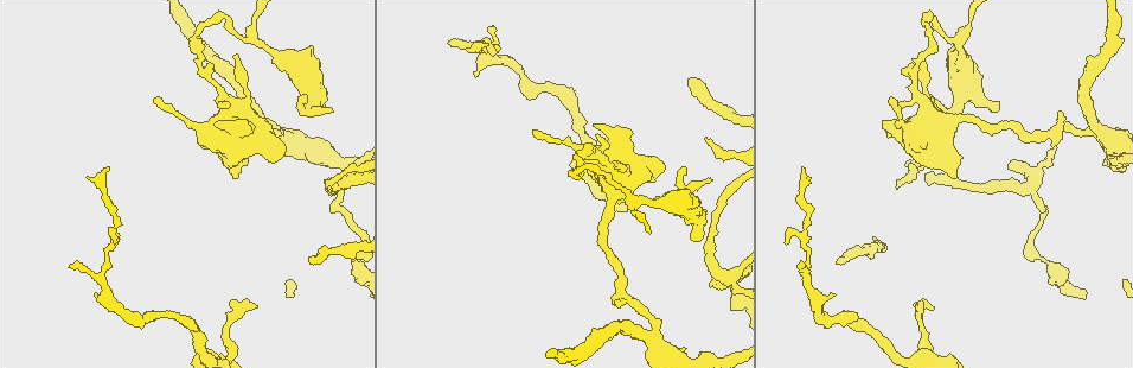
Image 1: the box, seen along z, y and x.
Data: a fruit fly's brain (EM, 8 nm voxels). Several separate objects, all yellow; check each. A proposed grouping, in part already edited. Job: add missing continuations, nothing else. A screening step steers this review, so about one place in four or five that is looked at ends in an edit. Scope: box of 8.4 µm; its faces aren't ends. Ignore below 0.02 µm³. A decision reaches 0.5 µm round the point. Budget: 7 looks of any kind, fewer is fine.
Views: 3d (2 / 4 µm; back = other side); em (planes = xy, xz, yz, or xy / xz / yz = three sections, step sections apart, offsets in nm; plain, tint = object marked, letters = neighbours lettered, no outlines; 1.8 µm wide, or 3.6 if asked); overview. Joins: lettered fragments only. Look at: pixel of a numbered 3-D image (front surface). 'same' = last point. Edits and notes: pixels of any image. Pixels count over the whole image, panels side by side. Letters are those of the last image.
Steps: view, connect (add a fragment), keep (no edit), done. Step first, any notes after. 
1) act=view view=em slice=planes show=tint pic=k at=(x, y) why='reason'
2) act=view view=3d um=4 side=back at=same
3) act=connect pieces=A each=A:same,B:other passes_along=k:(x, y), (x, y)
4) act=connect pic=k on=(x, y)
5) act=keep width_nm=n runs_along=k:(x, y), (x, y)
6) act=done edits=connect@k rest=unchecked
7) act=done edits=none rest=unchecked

act=view view=em slice=planes show=plain pic=1 at=(594, 126) why='free end'

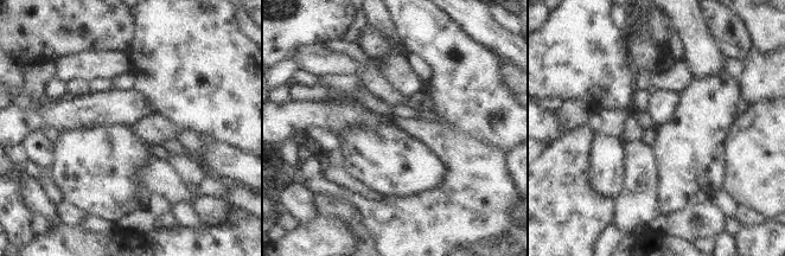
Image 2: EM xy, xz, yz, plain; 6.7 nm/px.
act=view view=em slice=planes show=letters at=same

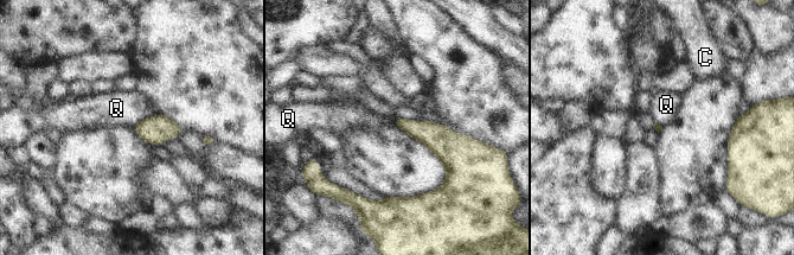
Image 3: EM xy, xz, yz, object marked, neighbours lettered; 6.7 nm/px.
act=keep longest_contact=Q:200nm each=C:other,Q:other border=3:(157, 113), (132, 126) found='no lettered fragment goes on from it'

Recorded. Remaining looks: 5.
act=view view=em um=3.6 slice=xy step=4 show=letters pic=1 at=(485, 43) why='thin end'

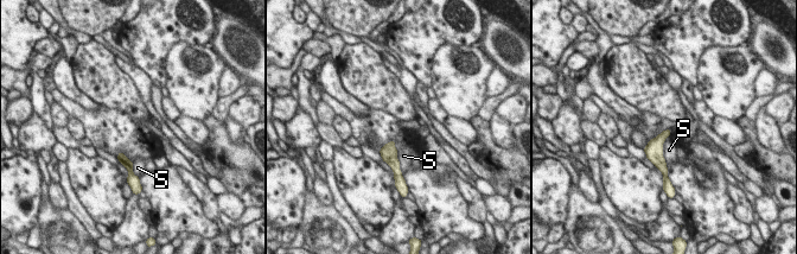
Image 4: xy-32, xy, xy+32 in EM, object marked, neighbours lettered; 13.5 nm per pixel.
act=keep each=S:other found='no lettered fragment goes on from it'

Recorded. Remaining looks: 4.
act=view view=em slice=planes show=letters pic=1 at=(712, 181) why='an open end'

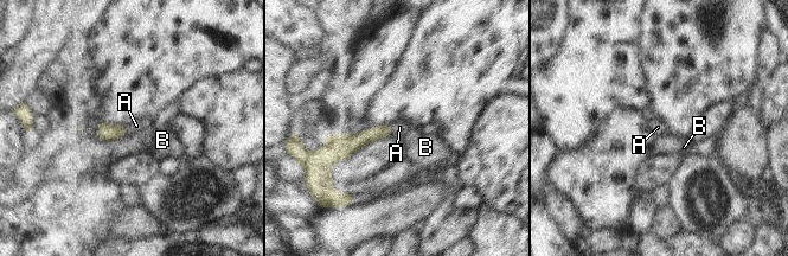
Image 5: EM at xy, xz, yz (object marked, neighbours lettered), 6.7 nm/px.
act=connect pieces=A longest_contact=B:100nm each=A:same,B:other found='it goes on there'

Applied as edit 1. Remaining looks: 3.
act=done edits=connect@5 rest=unchecked

